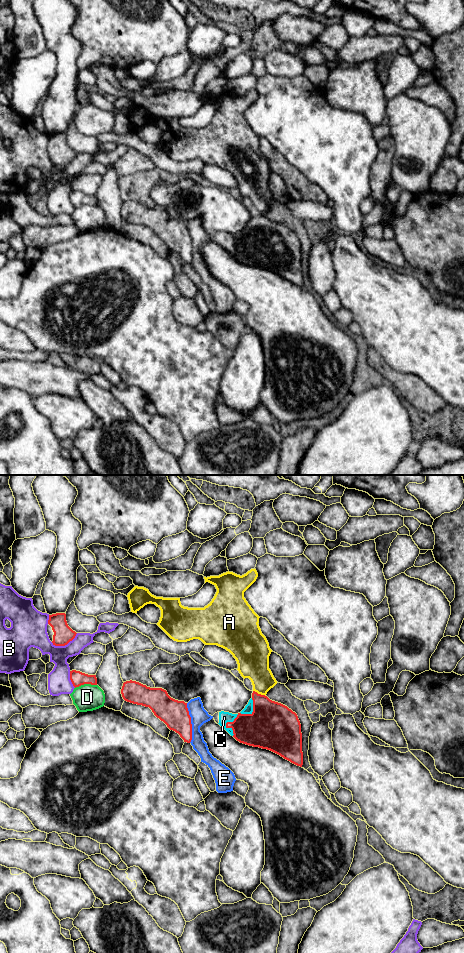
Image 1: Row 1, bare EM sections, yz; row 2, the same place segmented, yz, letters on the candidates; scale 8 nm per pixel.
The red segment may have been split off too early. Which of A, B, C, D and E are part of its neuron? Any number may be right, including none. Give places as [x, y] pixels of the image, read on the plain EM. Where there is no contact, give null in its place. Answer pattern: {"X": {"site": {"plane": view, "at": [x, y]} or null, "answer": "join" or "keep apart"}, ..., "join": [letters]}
{"A": {"site": {"plane": "yz", "at": [259, 214]}, "answer": "keep apart"}, "B": {"site": {"plane": "yz", "at": [64, 165]}, "answer": "keep apart"}, "C": {"site": {"plane": "yz", "at": [226, 244]}, "answer": "join"}, "D": {"site": {"plane": "yz", "at": [85, 203]}, "answer": "keep apart"}, "E": {"site": {"plane": "yz", "at": [190, 243]}, "answer": "keep apart"}, "join": ["C"]}

